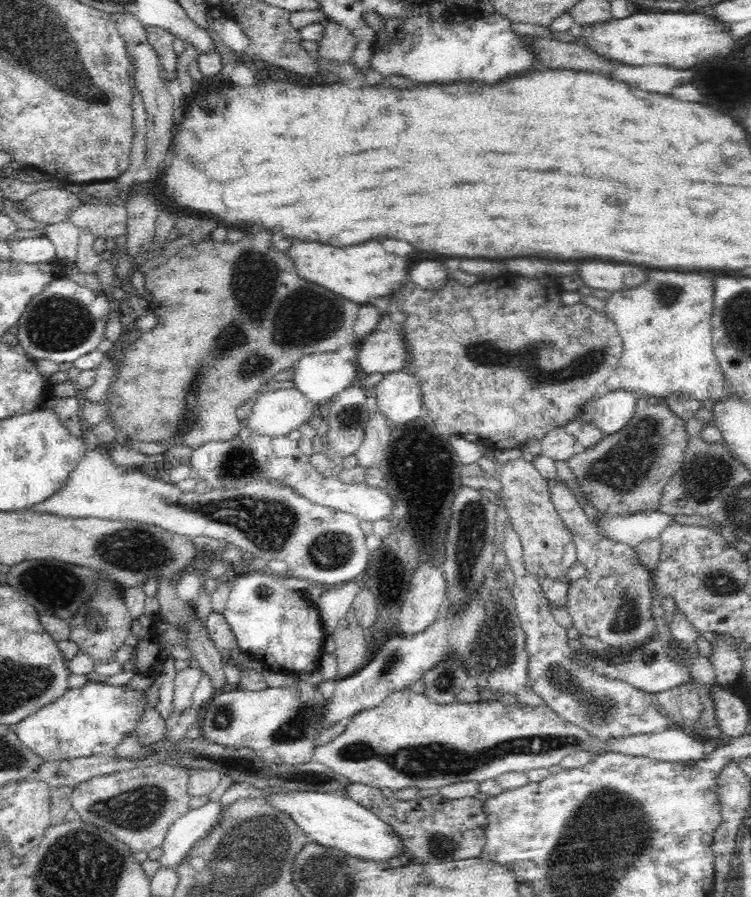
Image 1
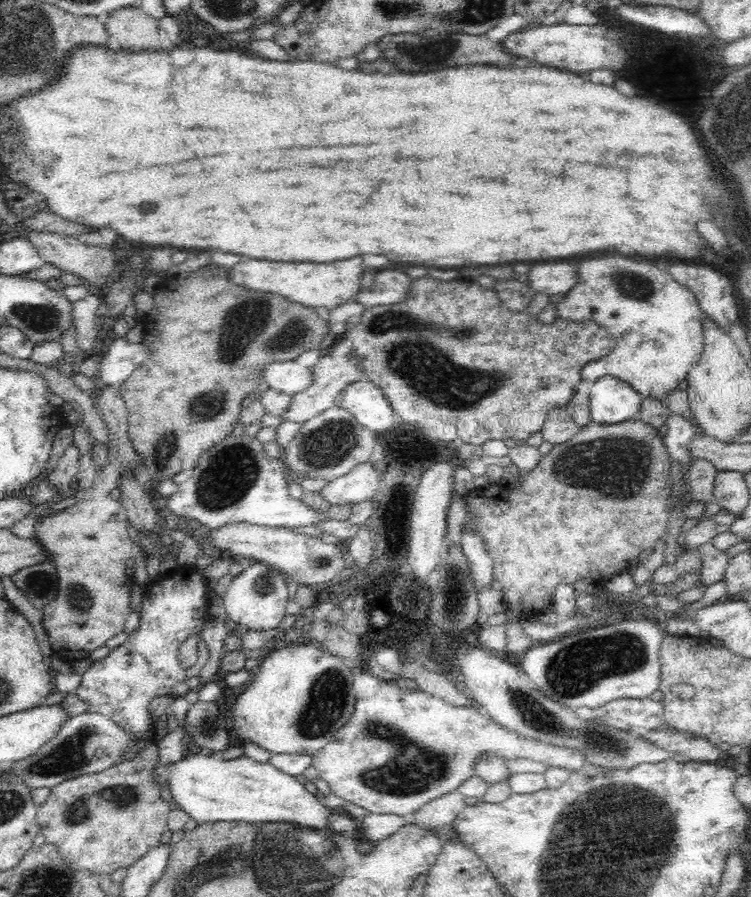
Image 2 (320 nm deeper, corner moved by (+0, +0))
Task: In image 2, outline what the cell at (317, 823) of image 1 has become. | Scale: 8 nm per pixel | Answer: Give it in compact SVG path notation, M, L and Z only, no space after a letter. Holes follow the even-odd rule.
M203 751L186 752L172 765L157 766L153 770L159 789L166 788L172 794L177 808L185 810L196 824L206 822L278 822L286 821L312 829L326 830L357 838L359 813L344 813L340 809L328 809L316 797L316 792L306 789L295 776L274 768L269 762L260 763L247 755L224 759Z

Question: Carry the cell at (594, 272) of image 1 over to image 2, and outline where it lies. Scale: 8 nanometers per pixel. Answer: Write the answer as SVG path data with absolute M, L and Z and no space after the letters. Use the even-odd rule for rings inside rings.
M542 262L534 264L522 277L531 289L544 294L567 293L578 280L578 266L570 266L570 262Z

